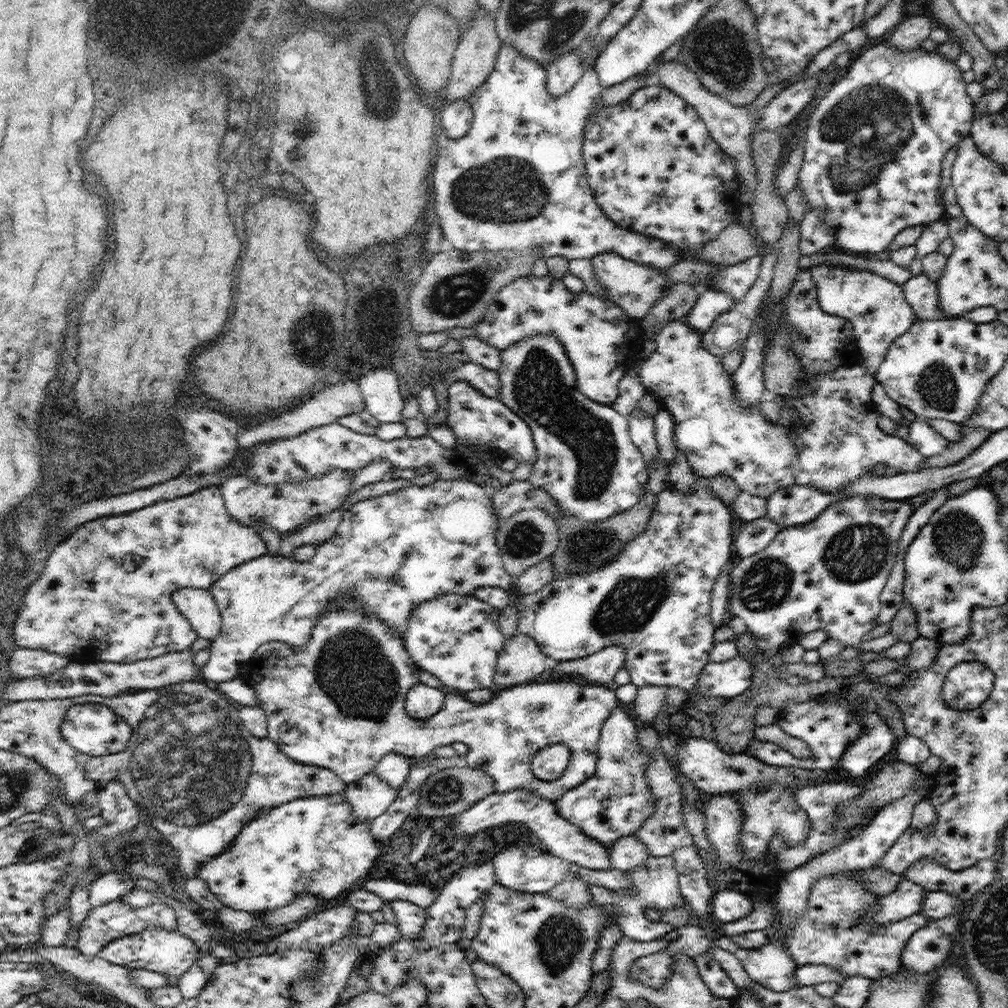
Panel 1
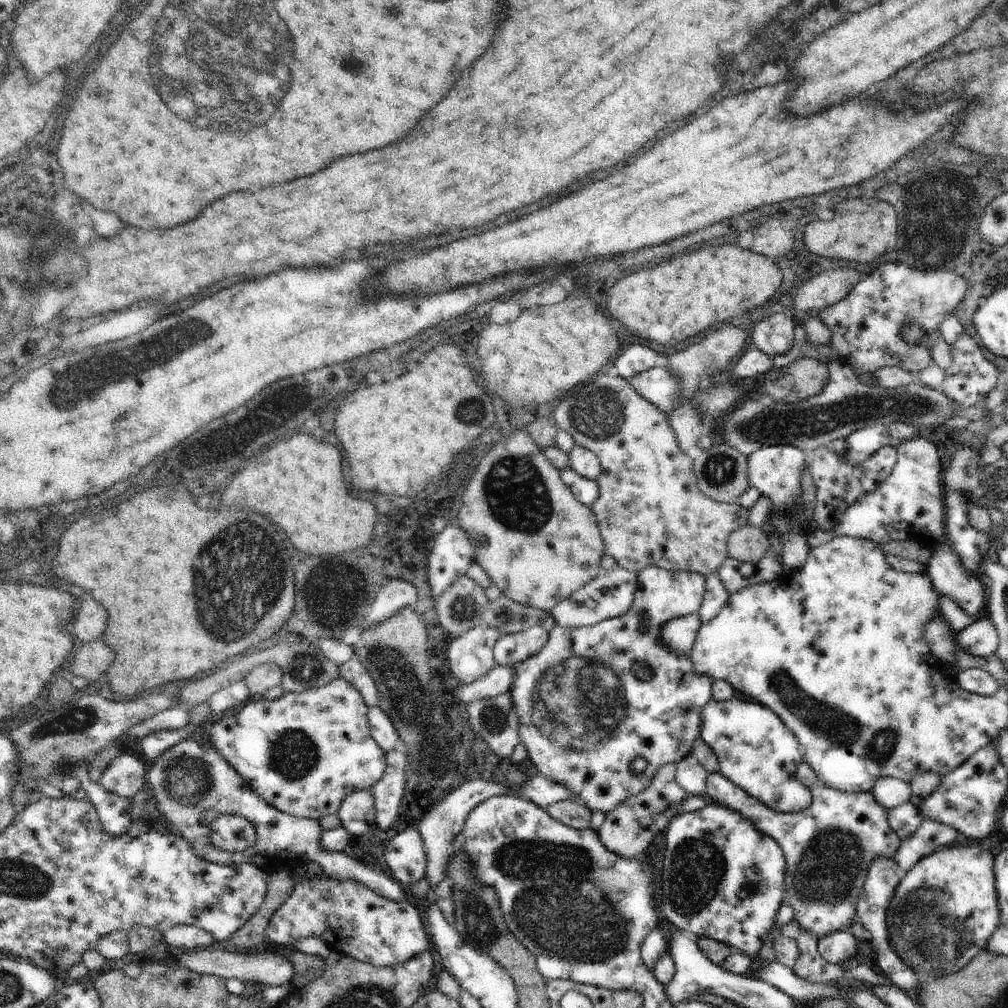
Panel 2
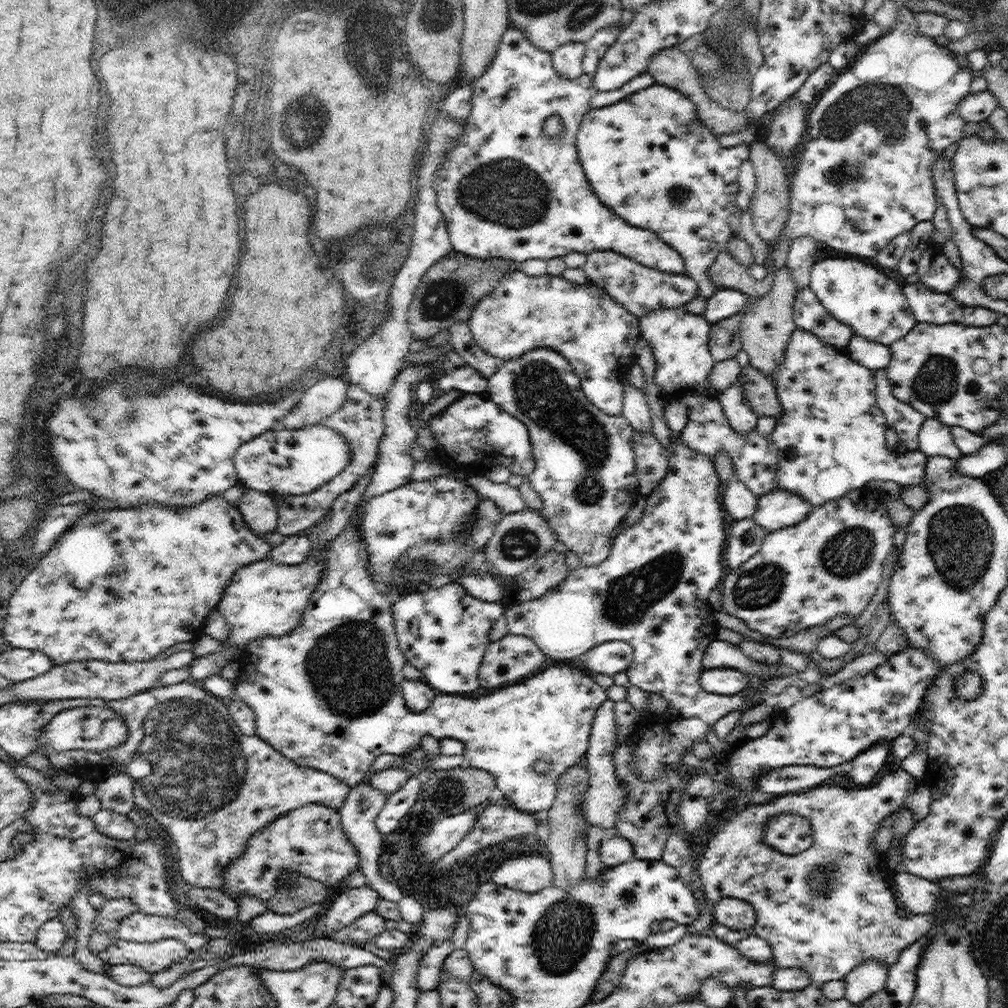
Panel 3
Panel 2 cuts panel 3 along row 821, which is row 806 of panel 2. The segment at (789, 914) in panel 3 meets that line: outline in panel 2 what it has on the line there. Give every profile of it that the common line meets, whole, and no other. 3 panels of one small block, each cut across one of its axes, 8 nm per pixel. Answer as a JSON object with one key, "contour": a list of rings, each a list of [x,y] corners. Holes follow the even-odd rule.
{"contour":[[[803,762],[797,770],[795,770],[795,778],[807,786],[807,790],[811,792],[811,804],[797,812],[797,814],[781,814],[777,810],[765,808],[765,804],[759,798],[753,798],[751,794],[747,794],[745,790],[741,790],[737,784],[733,784],[729,778],[725,778],[719,770],[715,774],[707,776],[707,786],[705,786],[705,794],[703,798],[715,806],[723,806],[729,808],[733,812],[743,814],[747,820],[753,822],[753,826],[757,826],[757,830],[761,830],[763,834],[771,836],[783,850],[785,854],[785,896],[783,896],[783,904],[791,906],[793,910],[793,920],[799,922],[801,930],[813,932],[819,936],[819,940],[827,934],[839,932],[839,930],[847,930],[853,922],[855,916],[855,904],[859,900],[865,876],[867,876],[867,868],[871,866],[871,862],[877,856],[885,856],[885,858],[893,858],[895,852],[901,846],[899,836],[891,830],[891,826],[887,824],[887,808],[883,808],[875,796],[871,792],[863,792],[863,794],[855,794],[855,792],[841,792],[835,788],[825,786],[817,774],[813,772],[813,768]]]}

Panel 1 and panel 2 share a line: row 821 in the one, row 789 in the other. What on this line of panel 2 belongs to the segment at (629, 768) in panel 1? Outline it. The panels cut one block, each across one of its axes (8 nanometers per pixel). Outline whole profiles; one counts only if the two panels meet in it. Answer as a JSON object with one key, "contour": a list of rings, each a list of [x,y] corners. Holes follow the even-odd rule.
{"contour":[[[651,566],[651,568],[645,568],[637,574],[637,590],[633,592],[633,604],[631,608],[623,614],[623,616],[617,616],[617,618],[611,618],[611,620],[603,620],[595,626],[585,626],[585,628],[561,628],[561,626],[555,626],[551,632],[549,632],[549,640],[547,640],[547,646],[543,646],[541,652],[537,652],[535,656],[527,658],[525,662],[517,664],[515,666],[515,680],[511,684],[511,690],[513,690],[513,708],[515,708],[515,714],[519,716],[519,744],[523,744],[527,748],[527,754],[529,754],[529,762],[535,766],[537,774],[559,784],[563,790],[571,792],[571,800],[587,806],[587,810],[591,812],[603,812],[605,816],[615,810],[617,806],[621,806],[621,802],[625,802],[627,798],[633,798],[637,794],[641,794],[643,790],[647,790],[653,782],[653,776],[657,776],[657,770],[661,770],[663,766],[667,764],[679,764],[683,758],[687,758],[693,750],[693,742],[697,742],[697,738],[701,738],[701,714],[705,710],[705,704],[709,704],[709,700],[713,698],[713,684],[715,684],[715,678],[709,678],[705,674],[699,674],[691,662],[691,656],[689,654],[679,654],[667,646],[663,646],[661,642],[661,632],[663,628],[673,622],[673,620],[679,620],[687,614],[697,614],[699,608],[701,608],[701,602],[703,602],[703,594],[705,594],[705,576],[701,574],[693,574],[693,572],[671,572],[671,570],[665,570],[665,568],[659,568],[659,566]],[[643,612],[649,616],[649,628],[647,632],[643,634],[639,630],[641,626],[641,616]],[[633,758],[645,758],[649,762],[649,766],[645,768],[645,772],[641,776],[631,776],[629,772],[629,764]]]}

